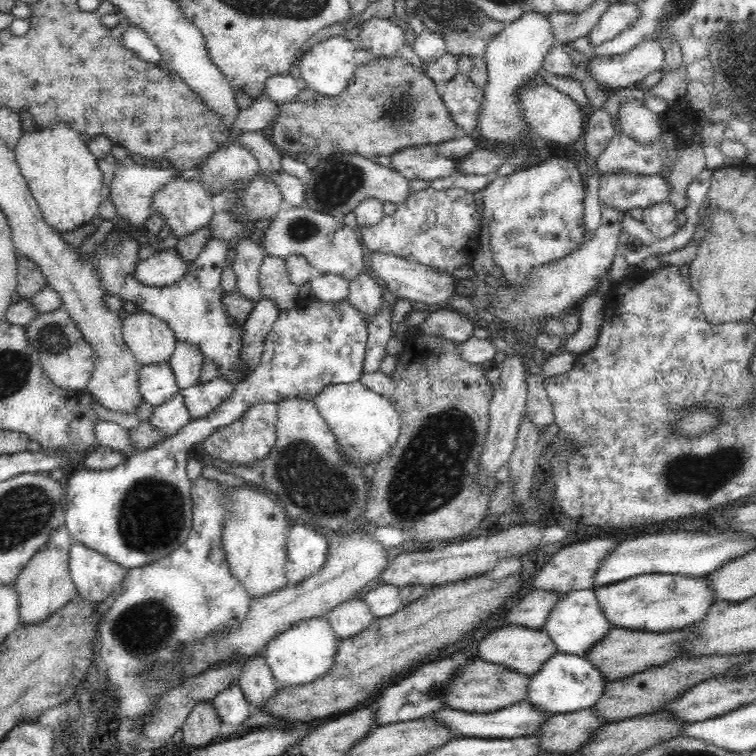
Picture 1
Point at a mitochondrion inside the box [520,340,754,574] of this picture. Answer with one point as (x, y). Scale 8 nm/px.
(705, 472)

